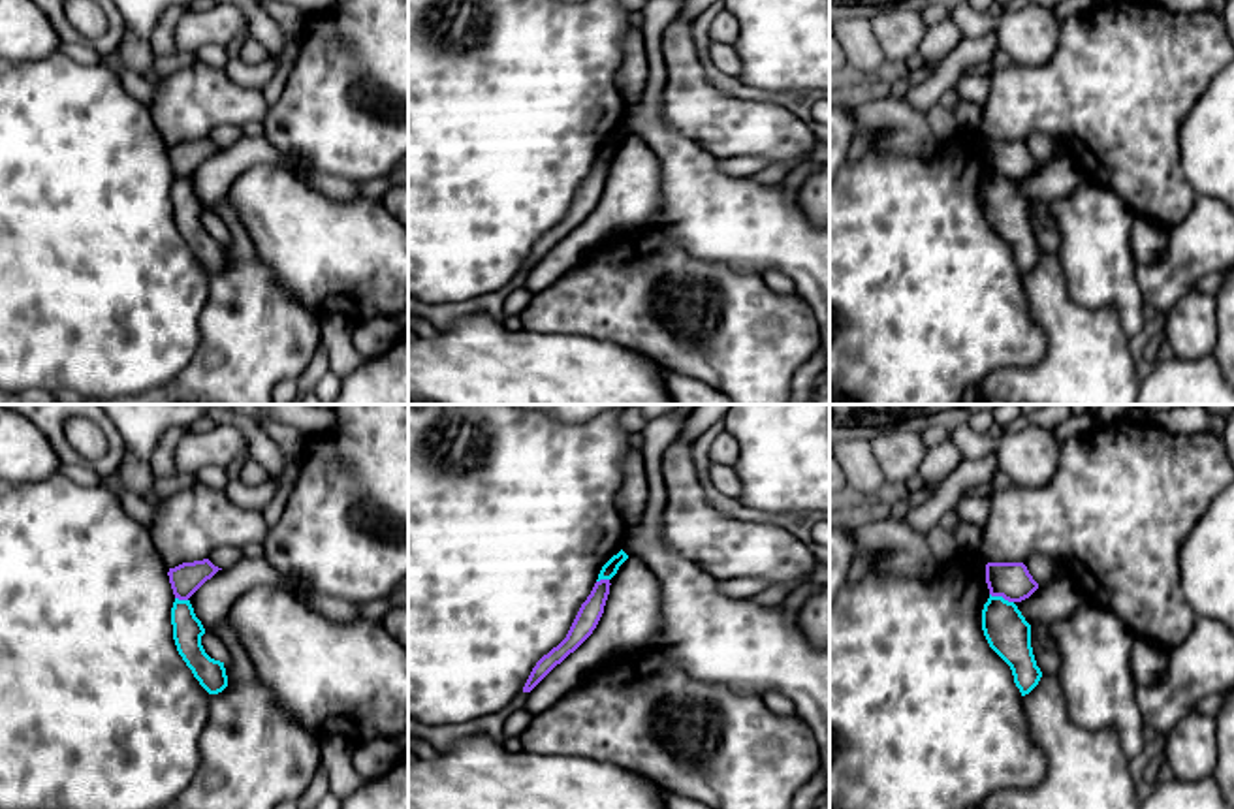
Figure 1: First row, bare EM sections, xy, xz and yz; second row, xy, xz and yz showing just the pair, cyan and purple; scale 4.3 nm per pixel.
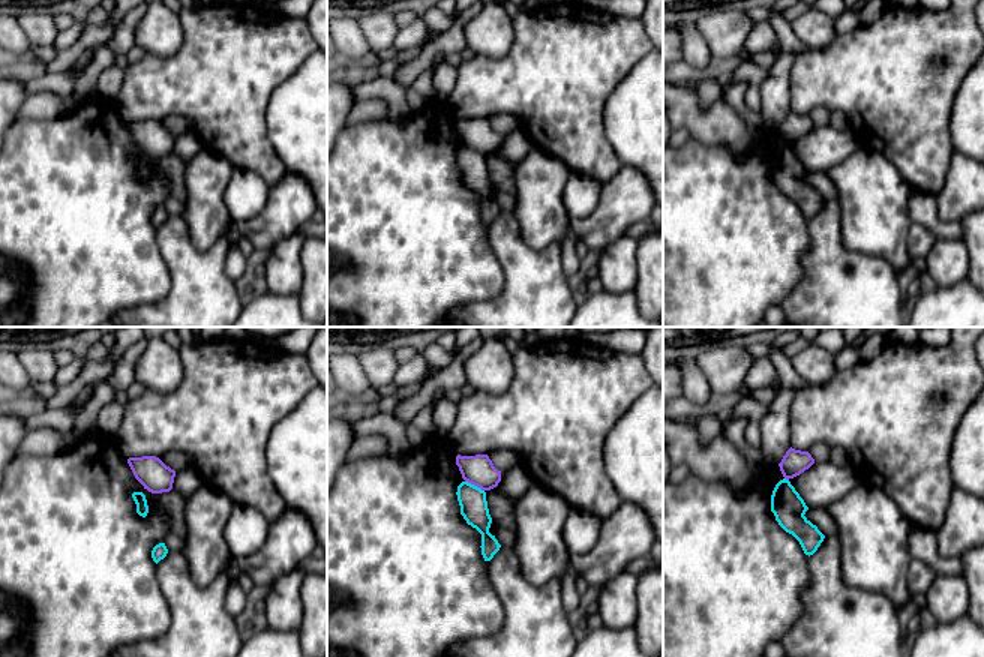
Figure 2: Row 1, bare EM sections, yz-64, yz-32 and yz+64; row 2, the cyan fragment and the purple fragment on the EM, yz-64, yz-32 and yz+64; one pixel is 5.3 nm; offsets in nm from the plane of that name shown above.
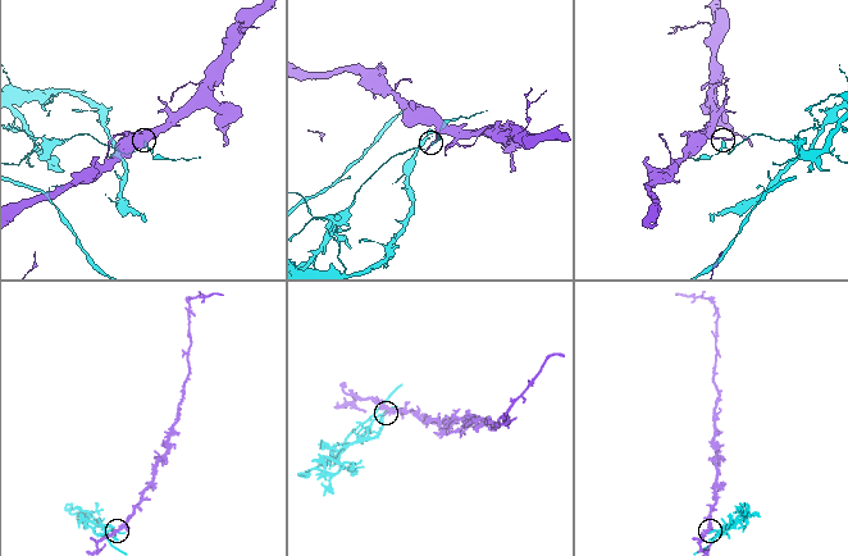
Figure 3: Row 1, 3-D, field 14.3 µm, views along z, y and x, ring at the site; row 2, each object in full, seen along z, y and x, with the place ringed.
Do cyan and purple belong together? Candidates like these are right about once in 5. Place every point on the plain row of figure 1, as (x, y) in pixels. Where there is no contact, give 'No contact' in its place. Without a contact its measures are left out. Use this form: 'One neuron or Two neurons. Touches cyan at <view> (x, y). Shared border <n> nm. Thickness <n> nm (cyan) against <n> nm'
Two neurons. Touches cyan at yz (1001, 175). Shared border 110 nm. Thickness 190 nm (cyan) against 160 nm

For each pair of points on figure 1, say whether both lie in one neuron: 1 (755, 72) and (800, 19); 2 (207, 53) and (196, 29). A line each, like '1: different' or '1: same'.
1: same
2: different

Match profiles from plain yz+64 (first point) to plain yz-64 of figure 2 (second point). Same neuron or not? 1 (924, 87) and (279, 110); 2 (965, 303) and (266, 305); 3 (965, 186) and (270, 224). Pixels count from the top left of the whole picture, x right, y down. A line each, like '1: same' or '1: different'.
1: different
2: same
3: same

